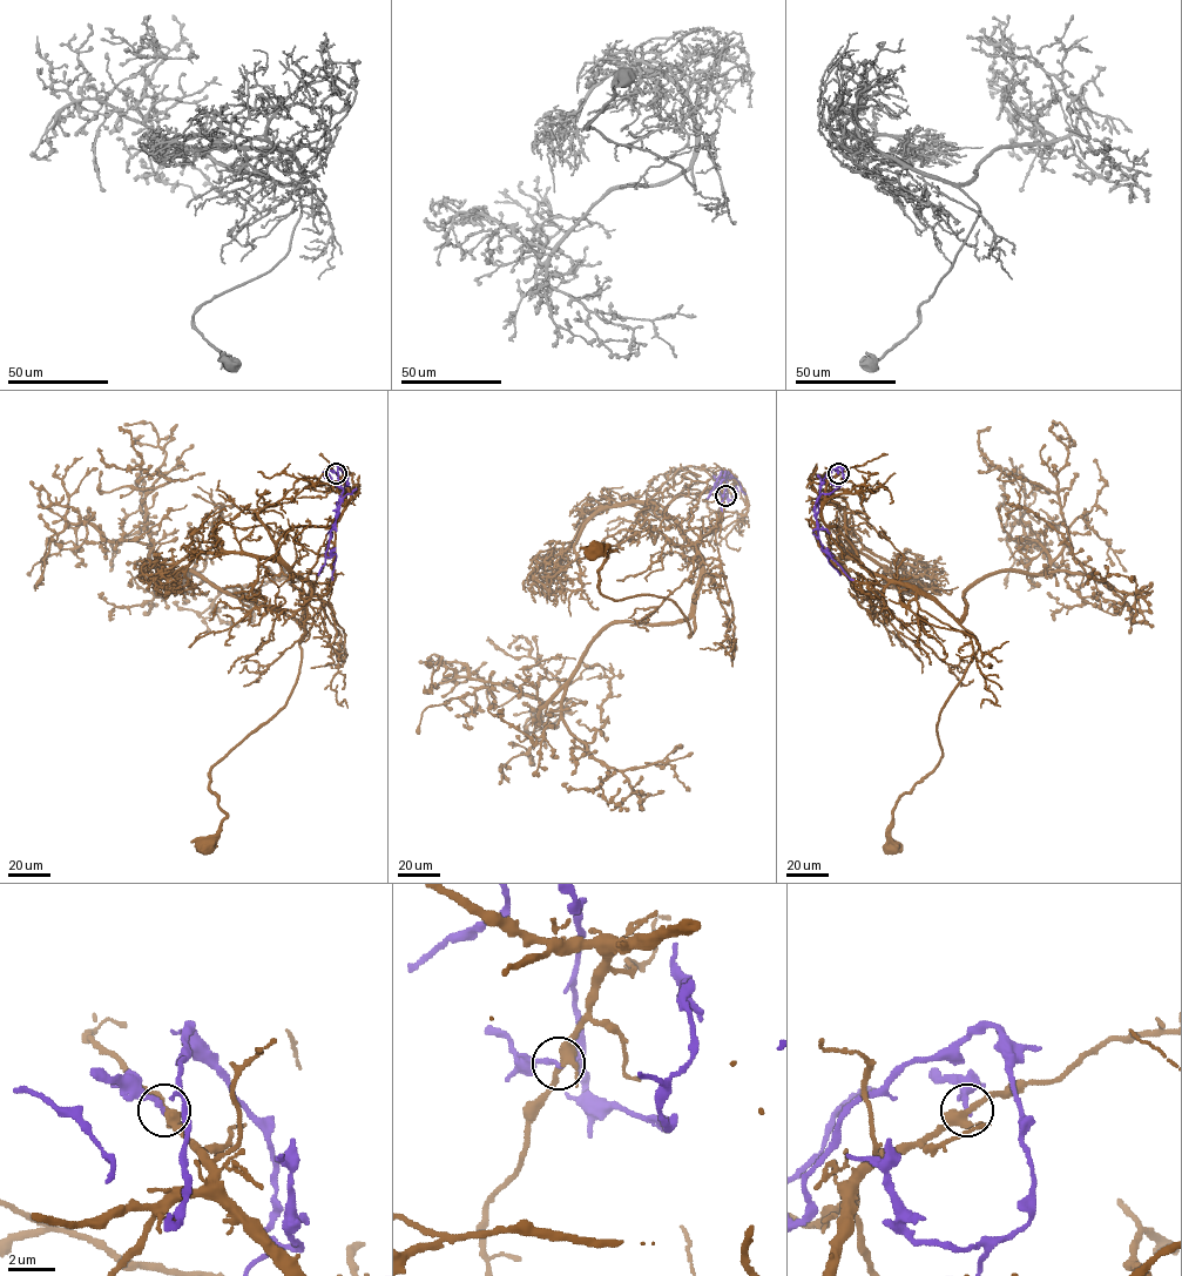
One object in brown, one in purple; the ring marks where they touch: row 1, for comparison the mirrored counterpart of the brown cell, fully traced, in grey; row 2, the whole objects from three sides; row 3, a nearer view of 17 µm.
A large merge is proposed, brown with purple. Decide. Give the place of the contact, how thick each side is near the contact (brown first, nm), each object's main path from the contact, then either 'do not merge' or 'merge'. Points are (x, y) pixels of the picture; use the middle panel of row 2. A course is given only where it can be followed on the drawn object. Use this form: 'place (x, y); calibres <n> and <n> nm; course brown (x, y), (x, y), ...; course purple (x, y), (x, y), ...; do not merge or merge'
place (725, 495); calibres 320 and 200 nm; course brown (725, 495), (740, 483), (668, 506), (700, 566), (689, 636), (673, 601), (605, 596), (615, 551), (596, 547); course purple (725, 495), (725, 479), (731, 478), (724, 474), (715, 484), (725, 488), (722, 511); do not merge

